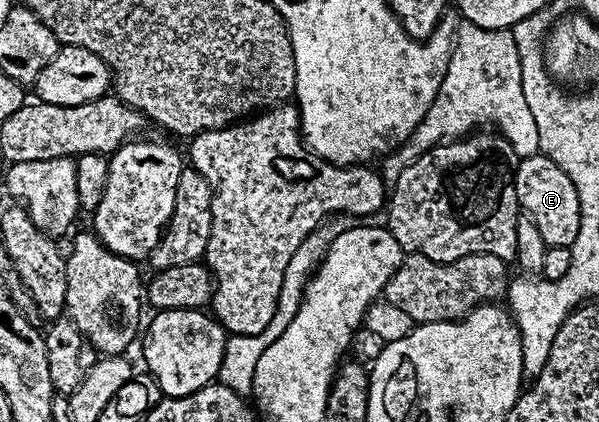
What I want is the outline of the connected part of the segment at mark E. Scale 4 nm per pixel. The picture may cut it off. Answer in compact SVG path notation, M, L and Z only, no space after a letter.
M542 154L519 160L515 164L514 174L516 176L516 200L520 202L521 212L532 218L534 225L538 227L538 233L542 233L545 248L571 248L574 237L578 237L580 210L578 209L578 193L570 181L570 177L566 177L566 173L561 167L554 165L554 161L550 161Z

